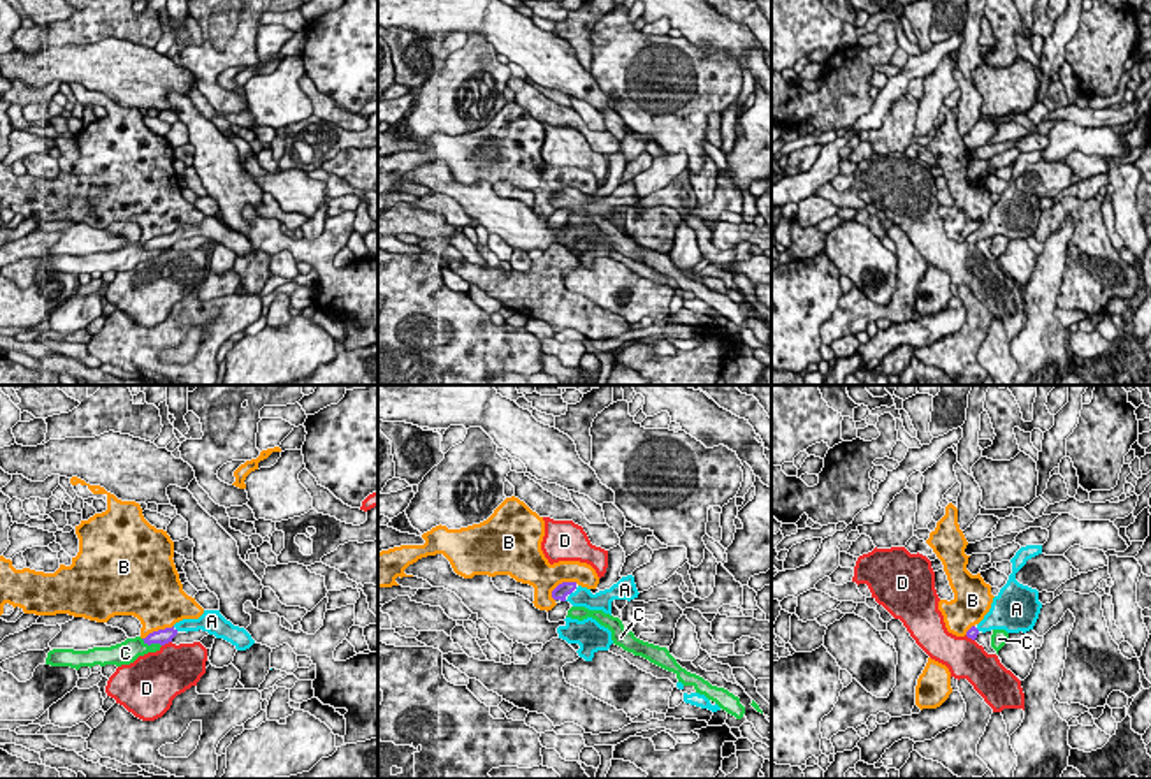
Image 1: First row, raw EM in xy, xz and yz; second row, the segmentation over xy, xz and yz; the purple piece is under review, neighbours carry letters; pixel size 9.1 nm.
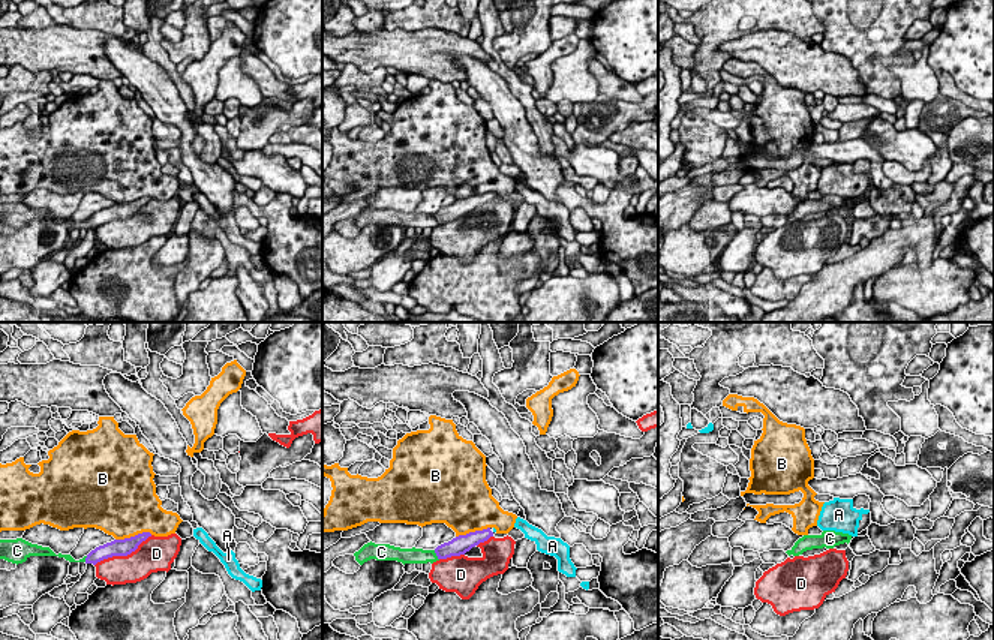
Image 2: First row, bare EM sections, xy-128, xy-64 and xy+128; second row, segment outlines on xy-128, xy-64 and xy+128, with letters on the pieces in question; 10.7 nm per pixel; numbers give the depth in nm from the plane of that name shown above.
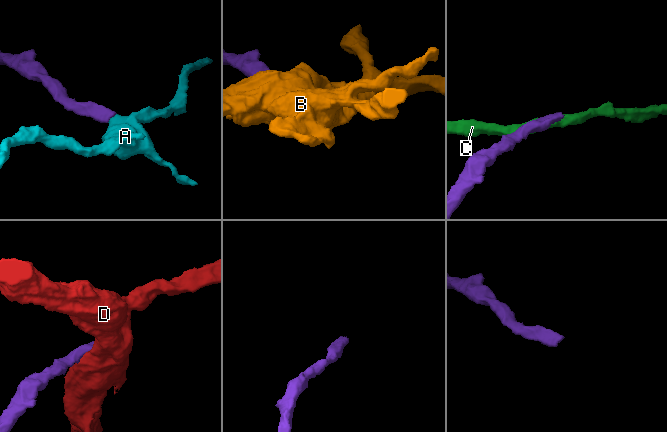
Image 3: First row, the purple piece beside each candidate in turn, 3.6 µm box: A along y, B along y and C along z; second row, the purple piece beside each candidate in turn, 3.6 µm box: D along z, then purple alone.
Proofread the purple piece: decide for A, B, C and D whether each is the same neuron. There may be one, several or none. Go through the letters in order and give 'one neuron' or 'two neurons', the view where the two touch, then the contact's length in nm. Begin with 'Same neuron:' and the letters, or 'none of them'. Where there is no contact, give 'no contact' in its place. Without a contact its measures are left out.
Same neuron: A
A: one neuron; no contact
B: two neurons; contact in xz; length 280 nm
C: two neurons; contact in xy; length 200 nm
D: two neurons; contact in xy; length 110 nm

